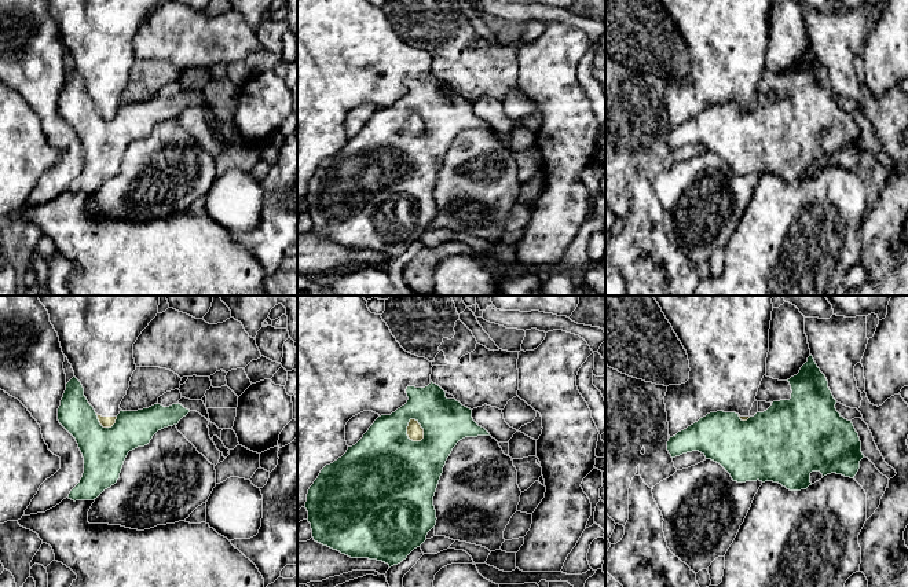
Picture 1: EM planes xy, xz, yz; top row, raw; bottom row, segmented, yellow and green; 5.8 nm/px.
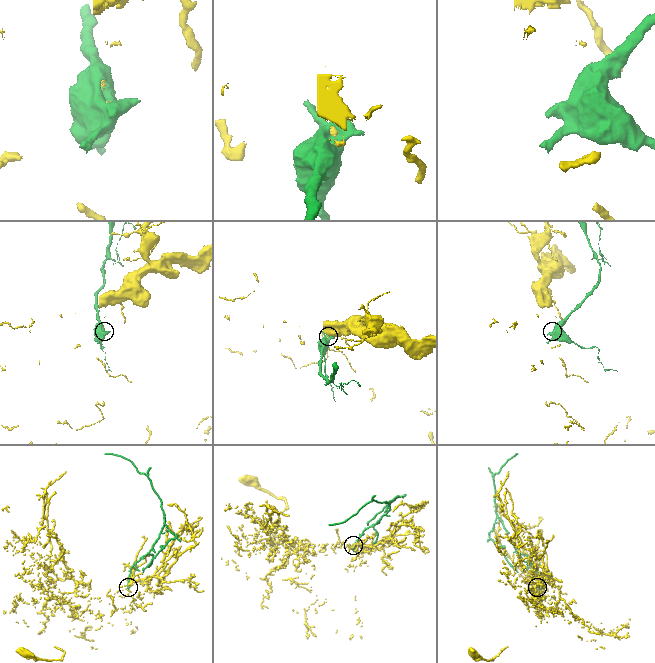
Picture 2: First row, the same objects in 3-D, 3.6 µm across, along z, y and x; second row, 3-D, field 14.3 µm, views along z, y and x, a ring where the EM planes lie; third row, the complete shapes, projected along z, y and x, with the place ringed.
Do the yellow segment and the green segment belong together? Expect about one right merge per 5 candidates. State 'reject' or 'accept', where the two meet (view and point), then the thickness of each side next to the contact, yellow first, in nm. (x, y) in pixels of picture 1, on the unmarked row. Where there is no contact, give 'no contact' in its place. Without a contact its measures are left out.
reject; meets yellow in xz at (423, 121); 90 nm thick on the yellow side, 340 nm on the other

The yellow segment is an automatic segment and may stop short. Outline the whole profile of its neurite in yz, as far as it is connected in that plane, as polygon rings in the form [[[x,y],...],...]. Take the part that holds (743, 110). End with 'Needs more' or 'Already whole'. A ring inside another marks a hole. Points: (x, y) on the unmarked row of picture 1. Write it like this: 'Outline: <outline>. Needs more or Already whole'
Outline: [[[662,0],[687,43],[691,60],[685,76],[667,78],[664,96],[670,129],[710,104],[736,104],[742,113],[750,110],[766,66],[772,3],[773,0]]]. Needs more

